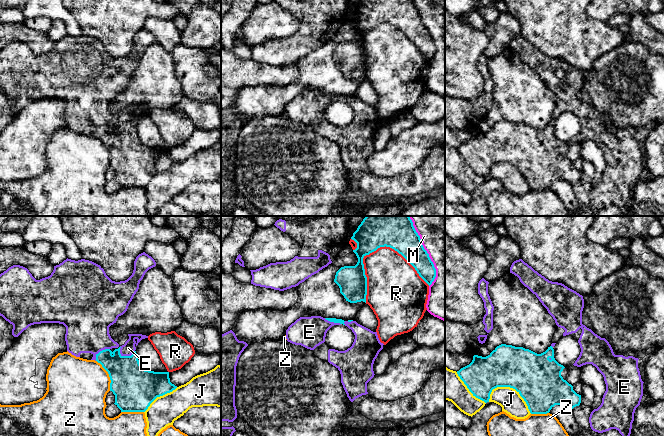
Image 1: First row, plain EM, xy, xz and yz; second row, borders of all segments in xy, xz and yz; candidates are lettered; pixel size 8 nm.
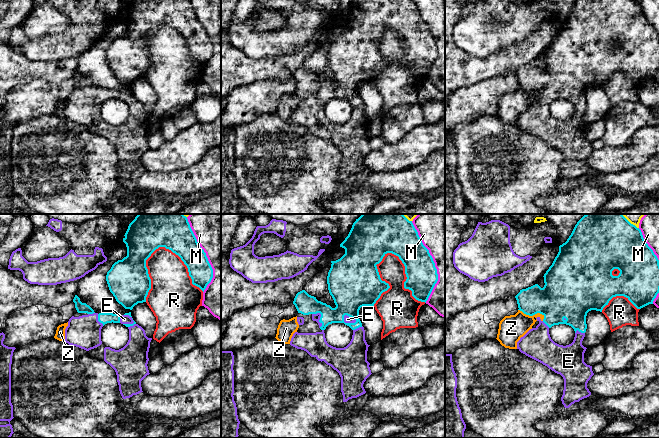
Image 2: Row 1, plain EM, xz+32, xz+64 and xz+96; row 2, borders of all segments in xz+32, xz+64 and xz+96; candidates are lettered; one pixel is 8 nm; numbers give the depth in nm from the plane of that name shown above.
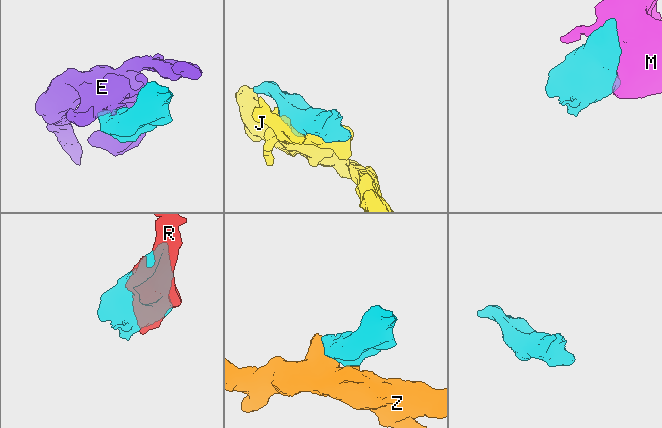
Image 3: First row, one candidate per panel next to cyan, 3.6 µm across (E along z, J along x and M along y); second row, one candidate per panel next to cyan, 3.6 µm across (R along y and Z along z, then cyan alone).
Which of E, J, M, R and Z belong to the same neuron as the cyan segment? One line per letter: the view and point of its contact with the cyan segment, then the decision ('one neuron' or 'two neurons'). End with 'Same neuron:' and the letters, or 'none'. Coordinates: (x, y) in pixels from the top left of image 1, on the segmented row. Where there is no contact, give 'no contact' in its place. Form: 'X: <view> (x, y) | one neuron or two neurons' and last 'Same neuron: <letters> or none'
E: xy (127, 356) | one neuron
J: yz (515, 389) | two neurons
M: xz (426, 251) | two neurons
R: xz (397, 251) | two neurons
Z: xy (109, 375) | two neurons
Same neuron: E

